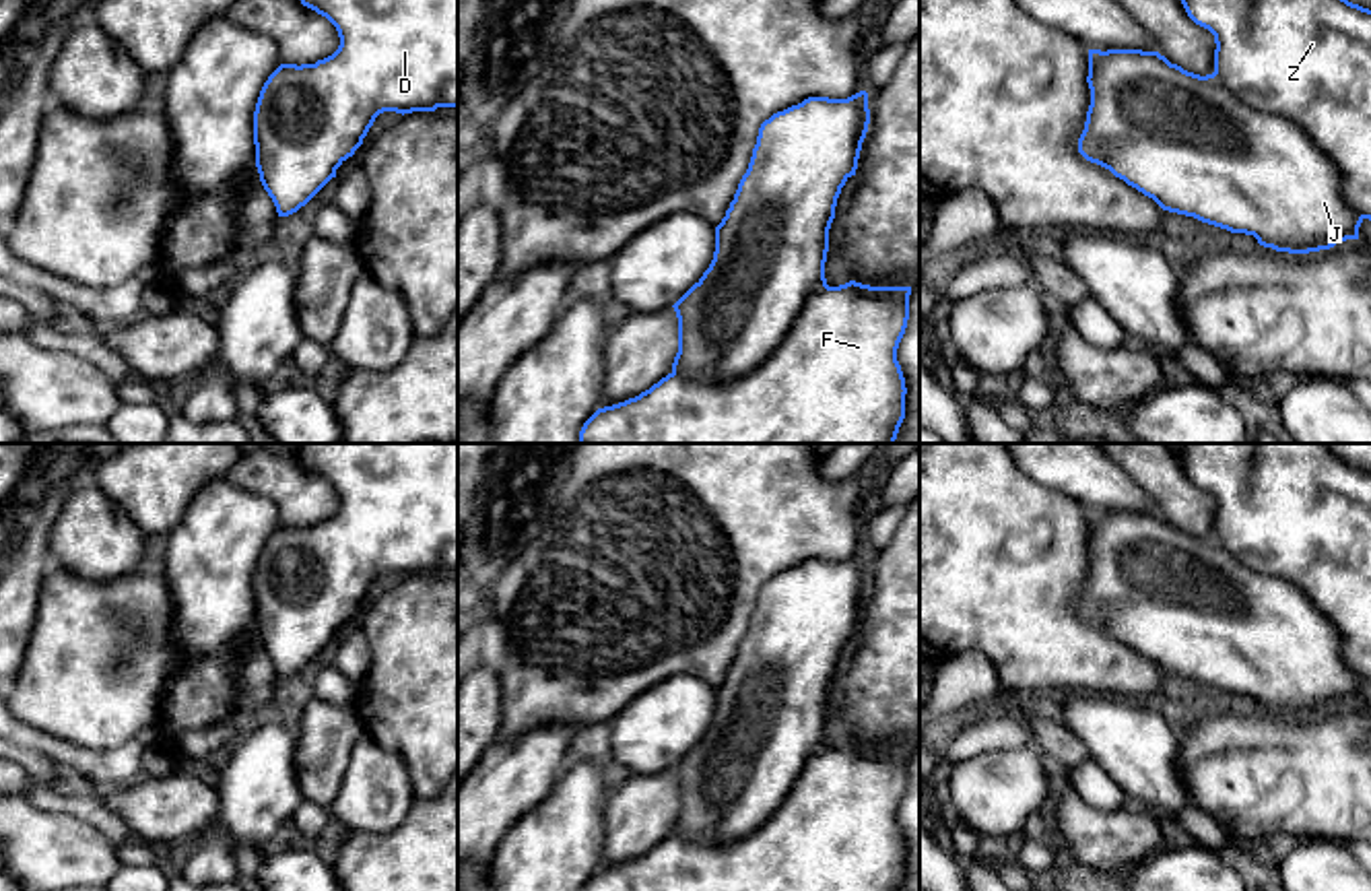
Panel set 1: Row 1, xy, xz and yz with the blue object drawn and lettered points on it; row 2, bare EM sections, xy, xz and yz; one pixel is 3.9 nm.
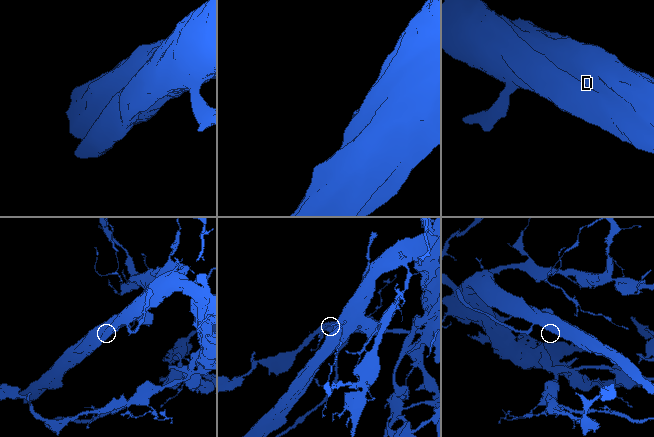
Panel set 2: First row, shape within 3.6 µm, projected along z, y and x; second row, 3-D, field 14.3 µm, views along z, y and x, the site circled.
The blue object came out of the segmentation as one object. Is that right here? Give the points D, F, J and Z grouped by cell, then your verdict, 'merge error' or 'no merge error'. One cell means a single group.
D F J Z; no merge error

